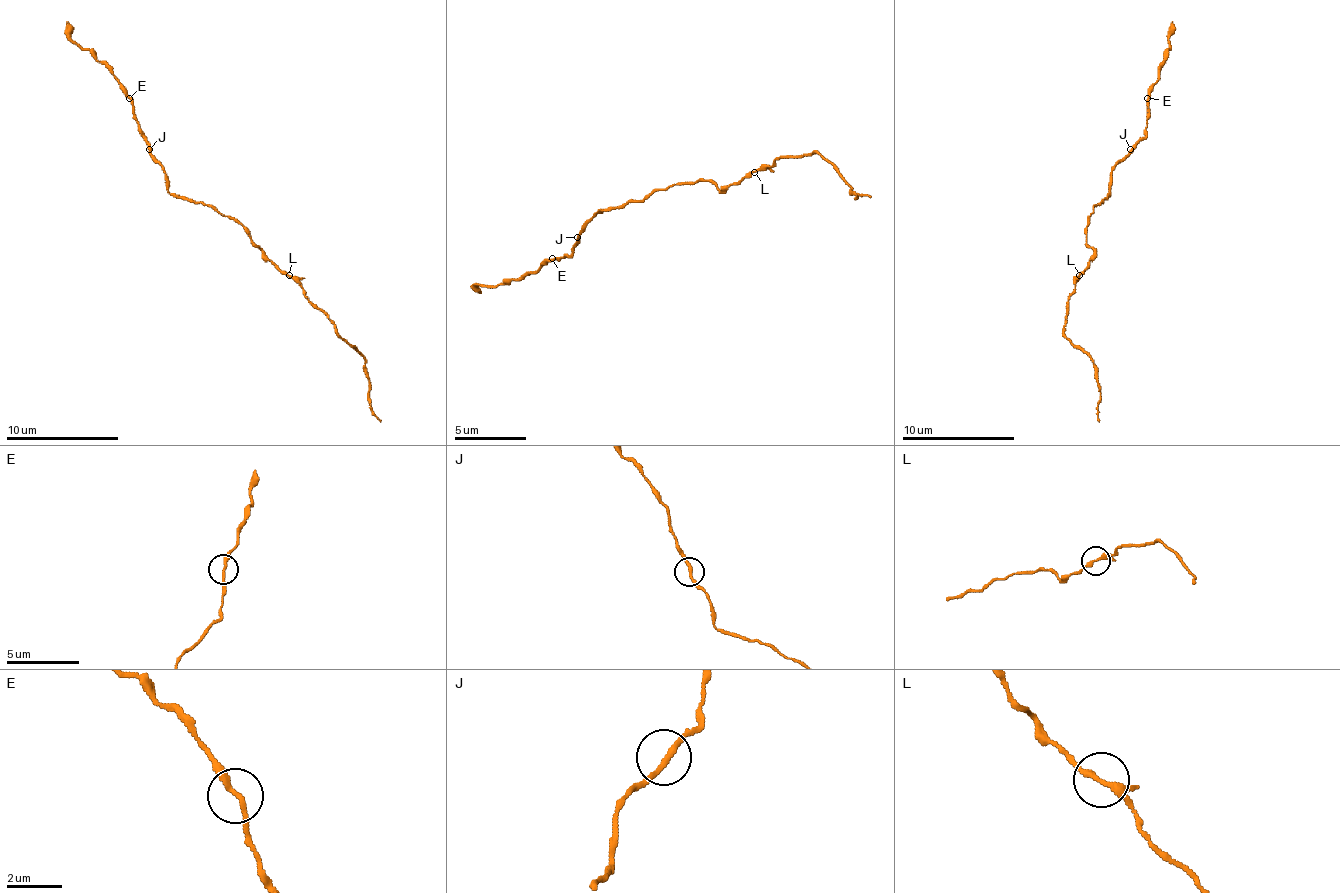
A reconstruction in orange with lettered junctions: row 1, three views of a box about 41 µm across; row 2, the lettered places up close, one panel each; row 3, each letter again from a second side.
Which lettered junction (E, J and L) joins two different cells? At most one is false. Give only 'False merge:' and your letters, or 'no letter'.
False merge: no letter

